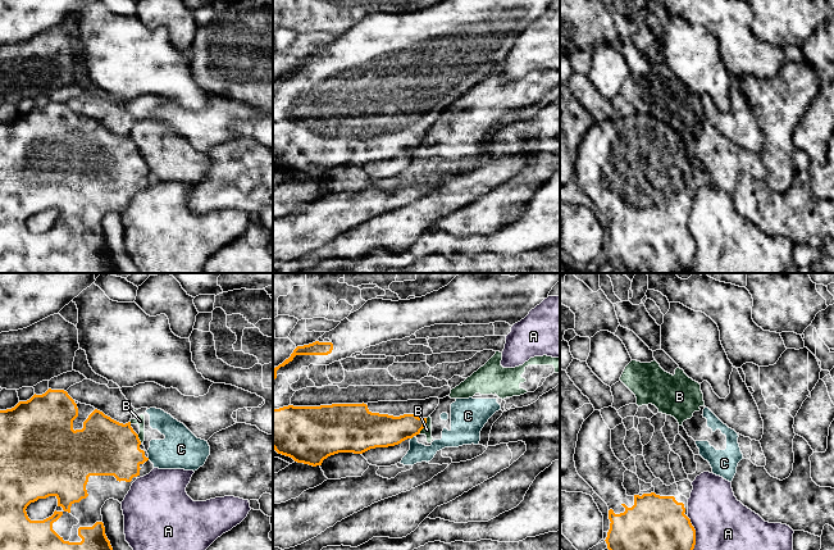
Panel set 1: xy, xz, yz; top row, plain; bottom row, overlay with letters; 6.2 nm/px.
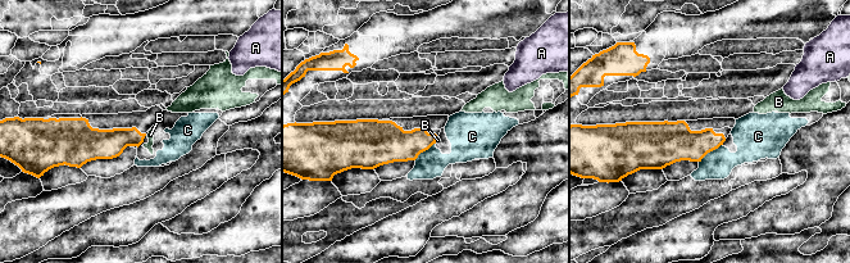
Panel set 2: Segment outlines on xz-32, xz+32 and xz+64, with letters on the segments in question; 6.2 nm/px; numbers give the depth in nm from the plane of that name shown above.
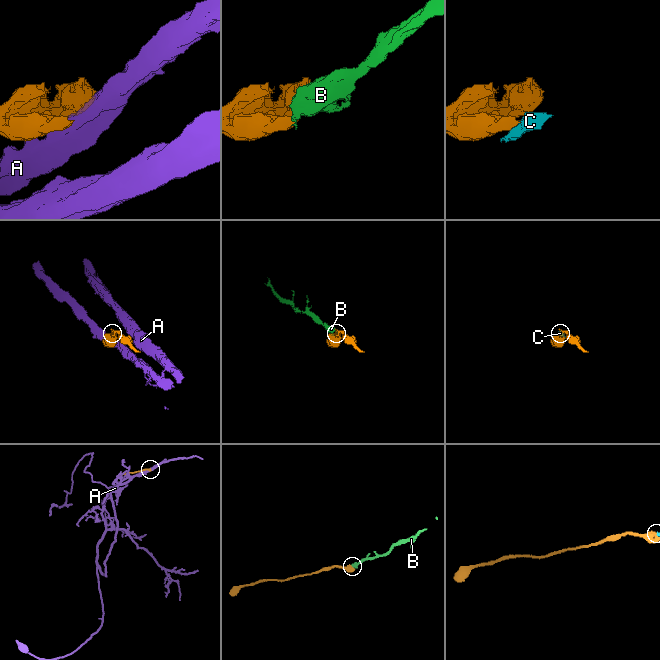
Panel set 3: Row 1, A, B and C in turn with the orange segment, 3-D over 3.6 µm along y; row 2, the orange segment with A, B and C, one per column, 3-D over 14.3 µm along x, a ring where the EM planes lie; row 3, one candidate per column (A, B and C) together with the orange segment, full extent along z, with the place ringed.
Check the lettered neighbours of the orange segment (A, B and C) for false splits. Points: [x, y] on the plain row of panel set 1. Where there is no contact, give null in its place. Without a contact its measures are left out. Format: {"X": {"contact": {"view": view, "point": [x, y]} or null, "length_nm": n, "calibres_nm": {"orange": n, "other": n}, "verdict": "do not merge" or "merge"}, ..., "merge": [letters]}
{"A": {"contact": {"view": "yz", "point": [694, 251]}, "length_nm": 280, "calibres_nm": {"orange": 460, "other": 480}, "verdict": "do not merge"}, "B": {"contact": {"view": "xy", "point": [138, 151]}, "length_nm": 60, "calibres_nm": {"orange": 360, "other": 60}, "verdict": "do not merge"}, "C": {"contact": {"view": "xz", "point": [413, 149]}, "length_nm": 40, "calibres_nm": {"orange": 220, "other": 120}, "verdict": "do not merge"}, "merge": []}

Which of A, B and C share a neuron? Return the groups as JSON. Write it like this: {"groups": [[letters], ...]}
{"groups": [["A"], ["B", "C"]]}

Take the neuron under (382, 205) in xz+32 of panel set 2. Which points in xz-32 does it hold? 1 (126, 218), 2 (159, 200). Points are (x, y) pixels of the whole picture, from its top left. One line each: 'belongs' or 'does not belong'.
1: does not belong
2: does not belong

